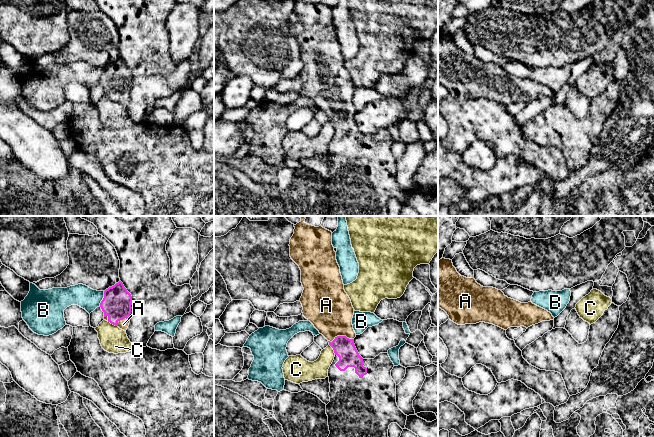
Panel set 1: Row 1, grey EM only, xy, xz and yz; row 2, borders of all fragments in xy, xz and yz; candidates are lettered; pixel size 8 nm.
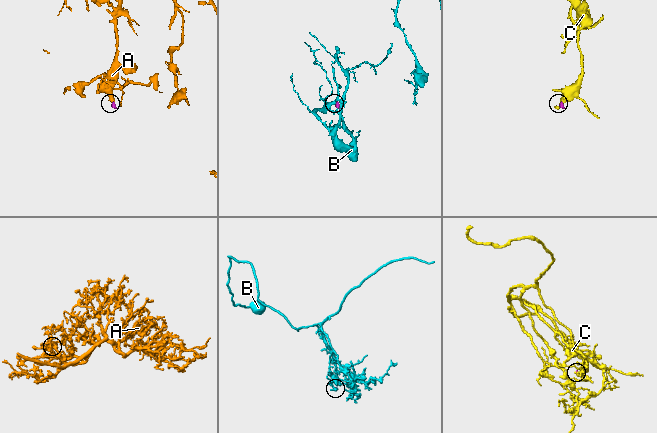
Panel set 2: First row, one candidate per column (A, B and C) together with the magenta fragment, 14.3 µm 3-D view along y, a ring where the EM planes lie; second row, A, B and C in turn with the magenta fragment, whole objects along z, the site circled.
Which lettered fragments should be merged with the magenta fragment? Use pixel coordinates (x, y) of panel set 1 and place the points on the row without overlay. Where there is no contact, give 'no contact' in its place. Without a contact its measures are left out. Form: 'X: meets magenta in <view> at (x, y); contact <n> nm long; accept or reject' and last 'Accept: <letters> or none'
A: meets magenta in xz at (340, 112); contact 200 nm long; accept
B: meets magenta in xy at (103, 74); contact 130 nm long; reject
C: meets magenta in xy at (112, 99); contact 100 nm long; reject
Accept: A

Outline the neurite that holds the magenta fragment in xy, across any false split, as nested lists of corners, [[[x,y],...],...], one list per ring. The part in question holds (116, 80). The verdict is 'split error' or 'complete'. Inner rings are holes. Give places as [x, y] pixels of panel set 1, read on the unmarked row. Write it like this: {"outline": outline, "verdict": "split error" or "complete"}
{"outline": [[[119,57],[104,67],[100,83],[104,96],[126,107],[130,99],[132,72]]], "verdict": "split error"}

